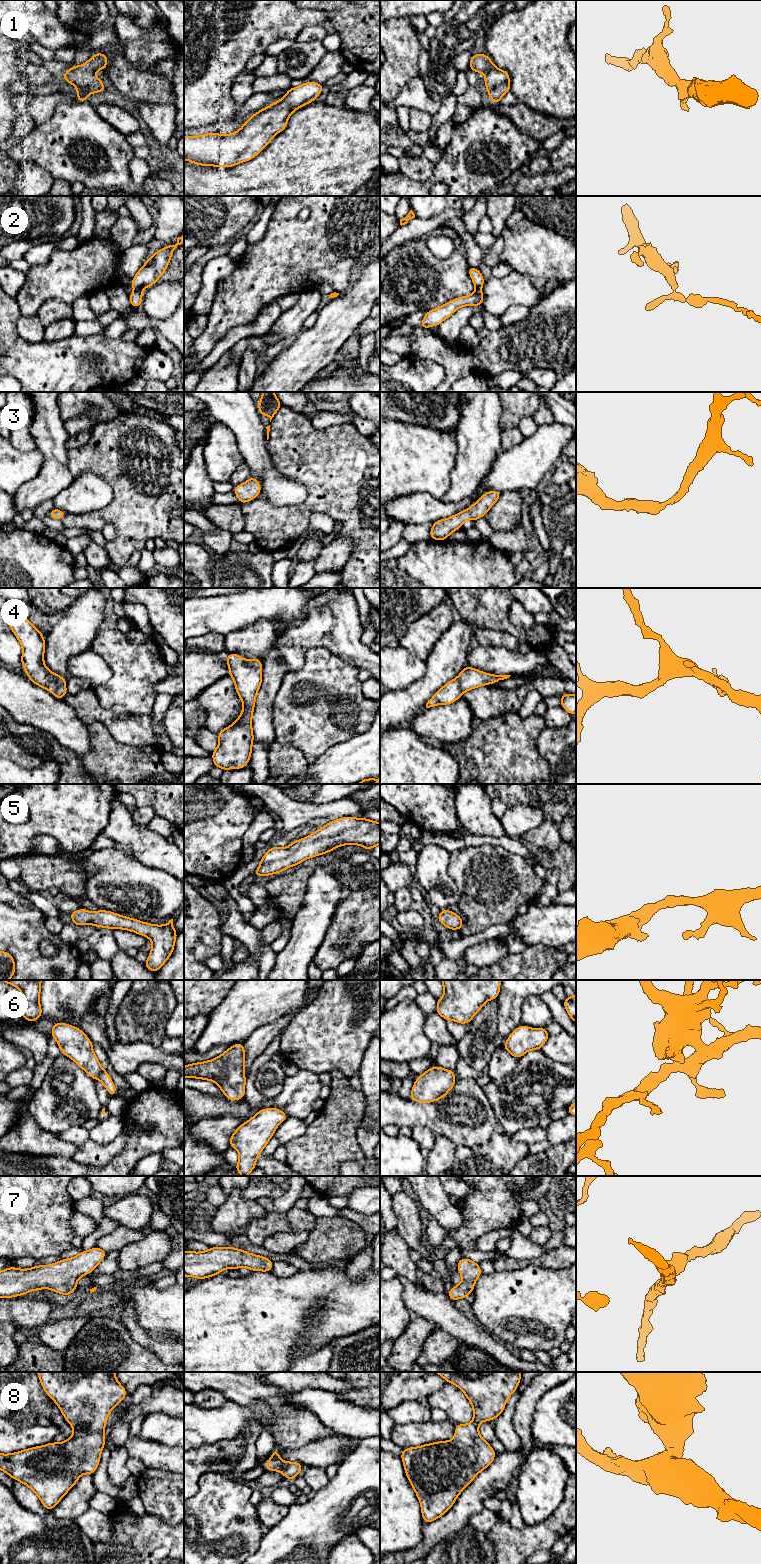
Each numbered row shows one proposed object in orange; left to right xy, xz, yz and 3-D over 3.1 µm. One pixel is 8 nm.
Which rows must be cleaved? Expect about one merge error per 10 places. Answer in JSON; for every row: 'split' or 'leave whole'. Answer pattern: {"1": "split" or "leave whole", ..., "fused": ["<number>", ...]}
{"1": "leave whole", "2": "split", "3": "leave whole", "4": "leave whole", "5": "leave whole", "6": "leave whole", "7": "leave whole", "8": "leave whole", "fused": ["2"]}

